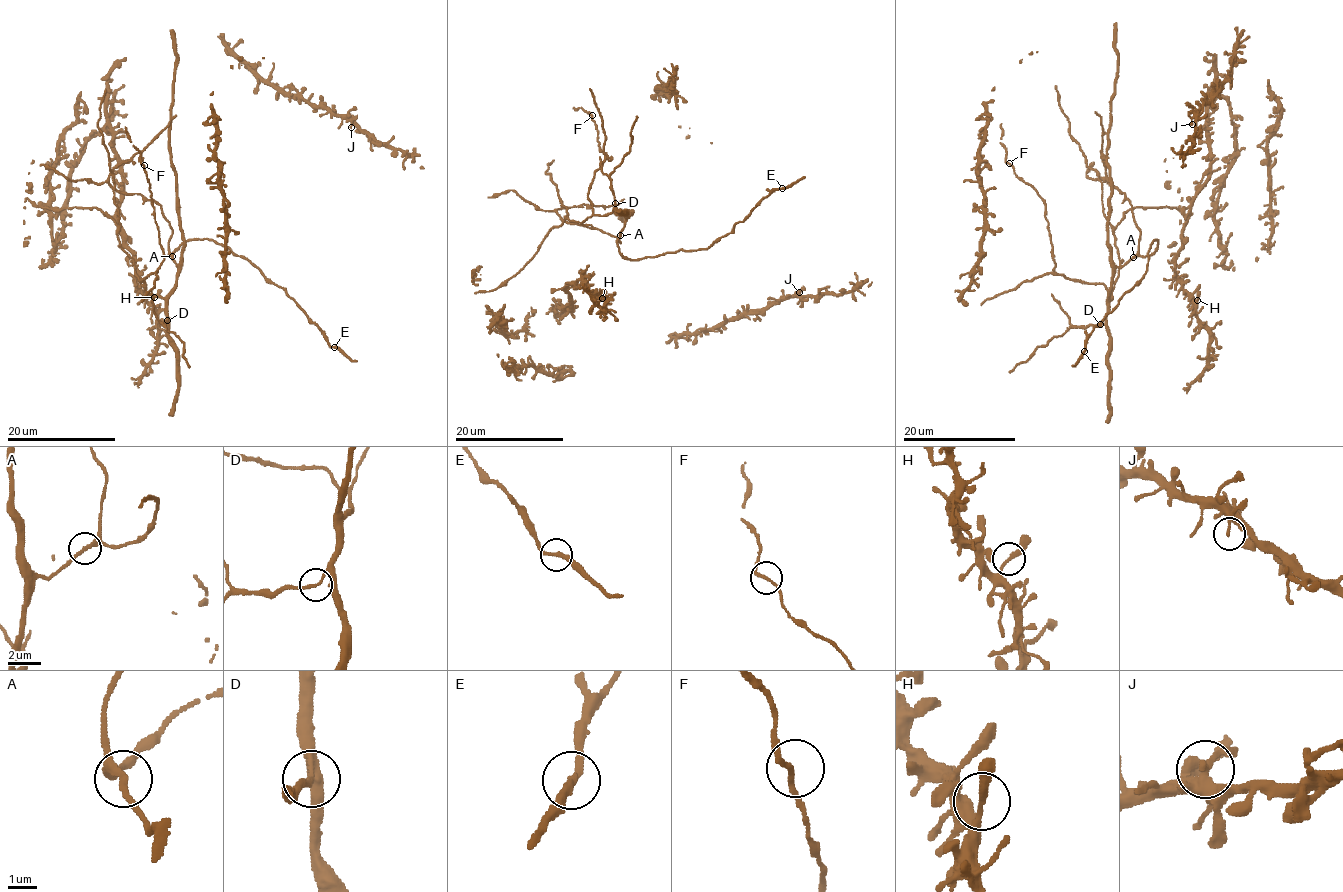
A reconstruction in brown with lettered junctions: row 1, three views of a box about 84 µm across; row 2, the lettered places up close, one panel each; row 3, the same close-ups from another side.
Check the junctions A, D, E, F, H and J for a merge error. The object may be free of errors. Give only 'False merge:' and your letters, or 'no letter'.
False merge: no letter

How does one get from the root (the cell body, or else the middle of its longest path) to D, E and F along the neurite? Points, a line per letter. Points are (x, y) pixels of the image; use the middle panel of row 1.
D: (492, 291), (528, 261), (545, 235), (565, 217), (581, 223), (594, 215), (611, 213), (615, 204)
E: (492, 291), (565, 217), (581, 223), (619, 212), (626, 219), (619, 253), (658, 257), (709, 247), (783, 187)
F: (492, 291), (528, 261), (565, 217), (581, 223), (592, 215), (590, 183), (611, 158), (599, 148), (592, 115)

